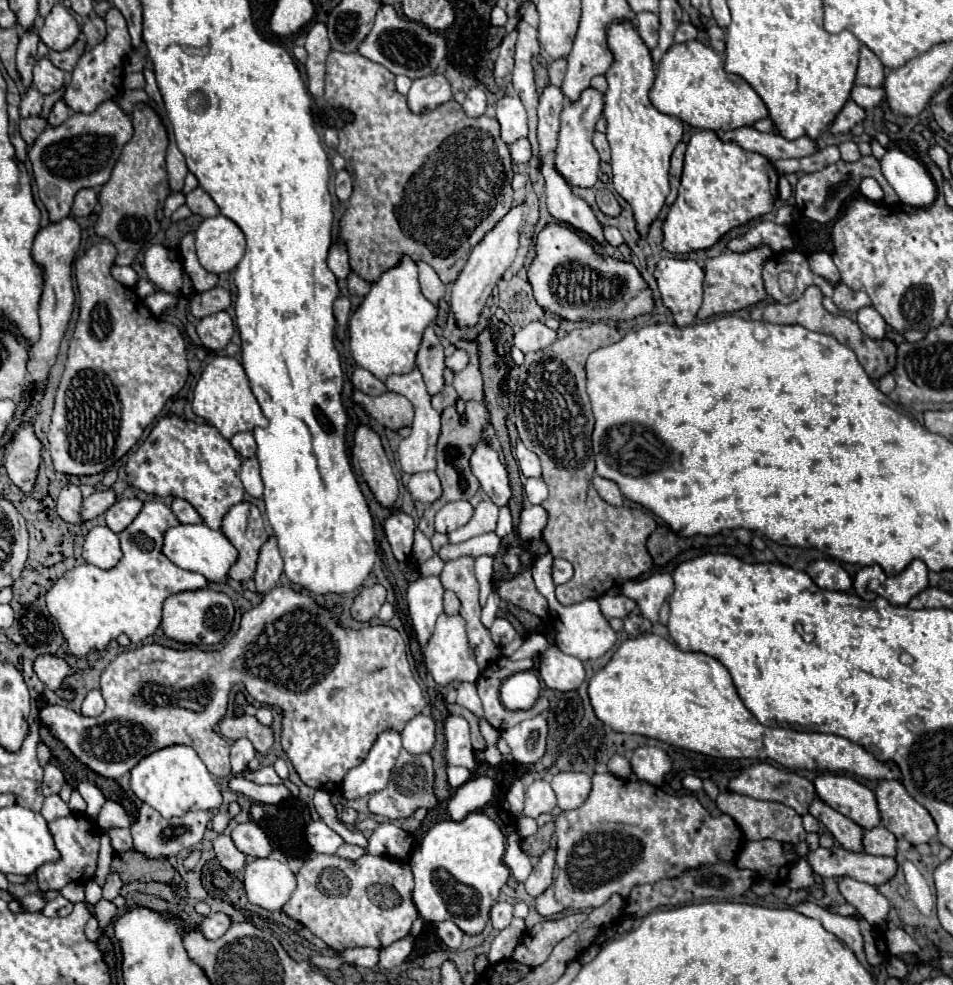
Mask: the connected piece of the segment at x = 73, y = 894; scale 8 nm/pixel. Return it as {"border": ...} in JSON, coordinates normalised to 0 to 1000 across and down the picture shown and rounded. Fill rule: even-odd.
{"border":[[[71,896],[65,905],[63,905],[71,915],[80,917],[80,915],[88,915],[88,901],[84,896]]]}

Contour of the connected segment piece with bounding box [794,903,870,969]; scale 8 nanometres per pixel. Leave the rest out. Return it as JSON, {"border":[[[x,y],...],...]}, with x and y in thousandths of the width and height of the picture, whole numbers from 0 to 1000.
{"border":[[[839,917],[833,921],[835,925],[839,925],[842,929],[848,929],[848,931],[856,931],[863,935],[865,943],[875,947],[879,953],[884,953],[894,965],[896,970],[900,972],[900,976],[913,984],[913,980],[909,978],[906,951],[902,949],[902,943],[900,943],[900,937],[892,931],[886,931],[886,929],[879,929],[879,927],[873,927],[869,925],[867,921],[860,921],[856,917]]]}

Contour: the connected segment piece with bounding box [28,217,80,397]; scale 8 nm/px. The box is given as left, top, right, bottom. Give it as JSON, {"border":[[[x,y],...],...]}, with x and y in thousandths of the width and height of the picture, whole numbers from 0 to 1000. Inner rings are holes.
{"border":[[[69,220],[61,226],[52,226],[50,230],[42,232],[36,243],[34,263],[44,273],[46,295],[44,295],[44,304],[42,304],[42,334],[44,334],[44,338],[42,338],[42,344],[29,352],[31,354],[29,379],[36,389],[36,401],[42,401],[42,403],[46,403],[52,375],[59,369],[63,346],[71,334],[71,328],[73,328],[73,322],[78,316],[80,302],[78,302],[76,268],[80,262],[82,251],[84,251],[84,230],[73,220]]]}

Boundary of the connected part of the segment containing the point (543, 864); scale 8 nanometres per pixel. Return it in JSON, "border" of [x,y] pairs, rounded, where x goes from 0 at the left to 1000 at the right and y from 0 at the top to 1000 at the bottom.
{"border":[[[575,862],[567,870],[565,878],[560,880],[560,884],[556,886],[556,890],[552,894],[552,907],[554,909],[565,911],[565,909],[569,909],[577,901],[577,896],[579,896],[579,884],[581,884],[581,870],[583,870],[581,862]]]}

